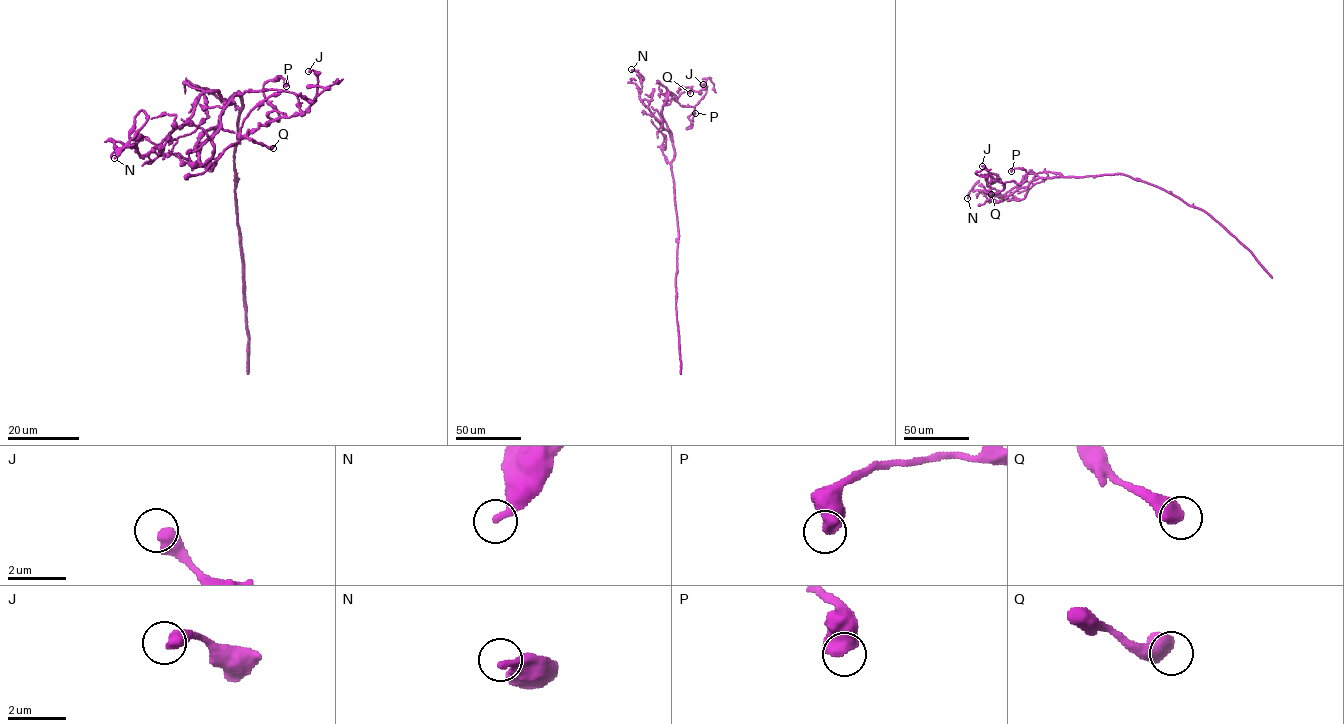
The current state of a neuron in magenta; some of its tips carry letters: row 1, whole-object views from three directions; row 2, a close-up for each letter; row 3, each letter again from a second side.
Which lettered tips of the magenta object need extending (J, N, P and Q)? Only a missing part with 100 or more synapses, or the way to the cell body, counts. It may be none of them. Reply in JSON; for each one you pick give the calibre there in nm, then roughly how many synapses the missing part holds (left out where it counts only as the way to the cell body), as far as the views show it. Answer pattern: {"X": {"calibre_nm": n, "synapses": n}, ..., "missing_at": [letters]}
{"missing_at": []}

